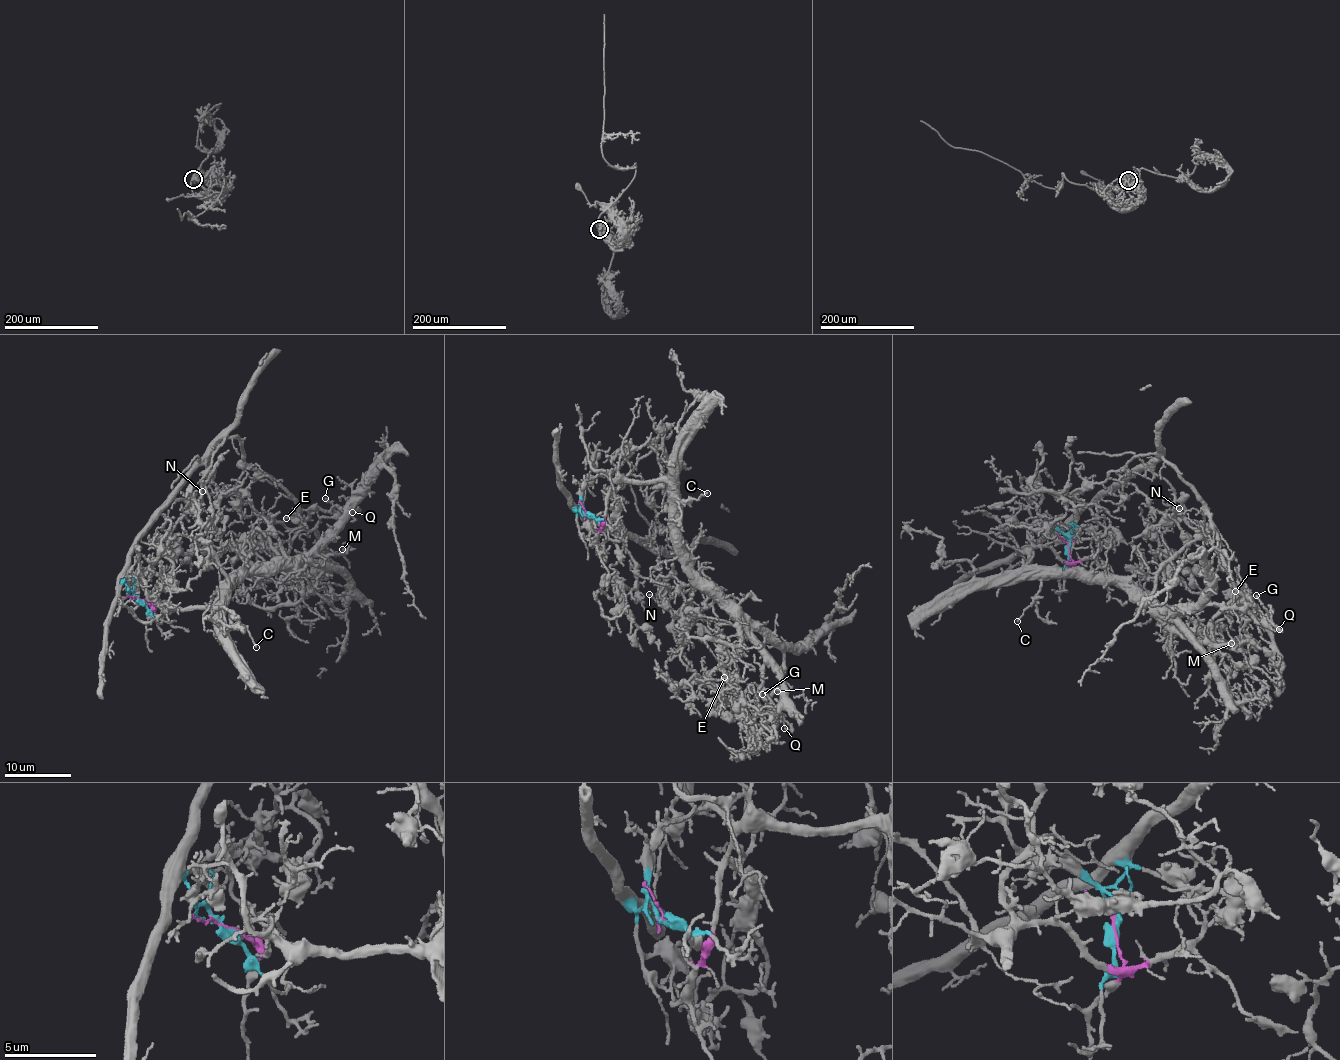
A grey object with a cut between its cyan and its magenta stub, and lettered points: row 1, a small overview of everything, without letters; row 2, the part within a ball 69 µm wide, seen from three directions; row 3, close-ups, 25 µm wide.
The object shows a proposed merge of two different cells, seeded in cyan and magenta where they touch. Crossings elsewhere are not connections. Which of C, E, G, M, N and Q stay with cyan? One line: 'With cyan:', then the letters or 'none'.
With cyan: E, G, N, Q

